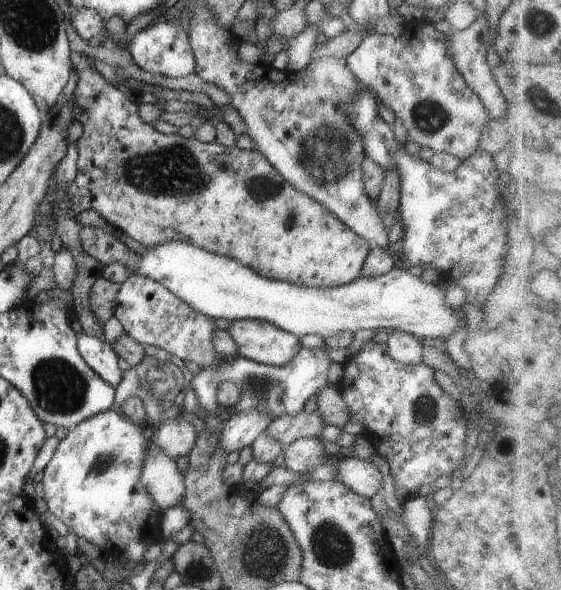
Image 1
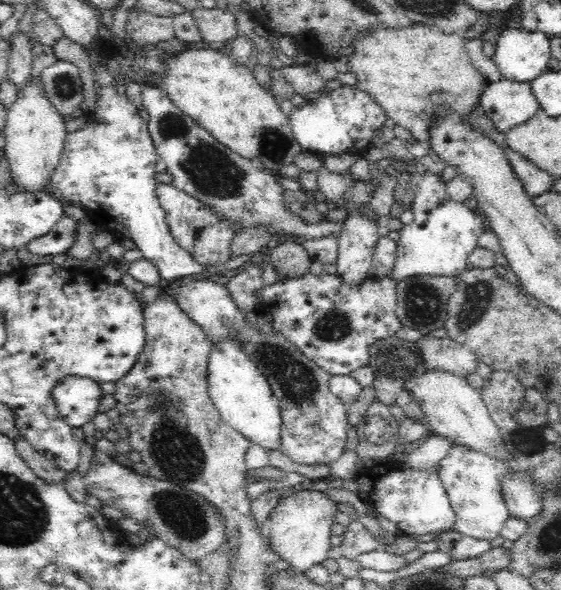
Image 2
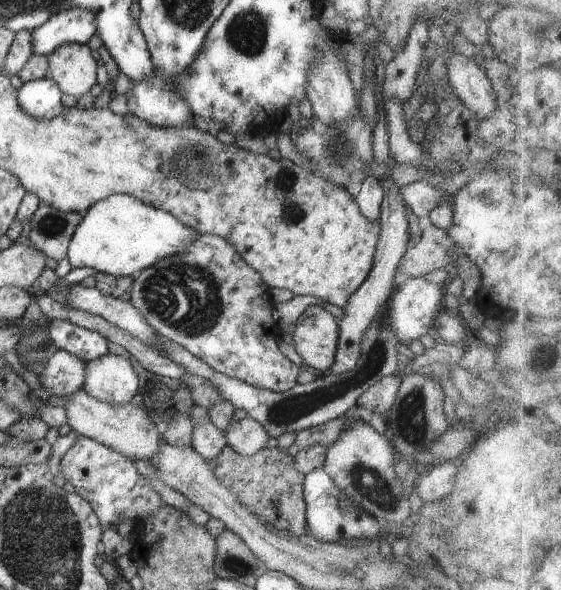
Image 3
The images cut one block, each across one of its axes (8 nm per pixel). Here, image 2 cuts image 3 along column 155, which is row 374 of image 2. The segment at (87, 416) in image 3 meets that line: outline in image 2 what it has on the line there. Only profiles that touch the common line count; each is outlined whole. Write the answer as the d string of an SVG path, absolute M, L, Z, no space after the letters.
M426 369L420 376L409 378L403 386L420 403L423 420L430 433L439 434L456 444L500 459L513 459L507 454L500 430L489 415L486 403L466 377L442 370Z

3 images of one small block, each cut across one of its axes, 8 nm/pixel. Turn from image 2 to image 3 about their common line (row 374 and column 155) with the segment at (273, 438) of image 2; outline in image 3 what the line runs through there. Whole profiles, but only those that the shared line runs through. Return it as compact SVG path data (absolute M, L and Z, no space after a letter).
M114 193L86 210L67 248L74 269L88 267L115 277L134 277L165 258L184 254L197 231L165 210L144 204L132 195Z

